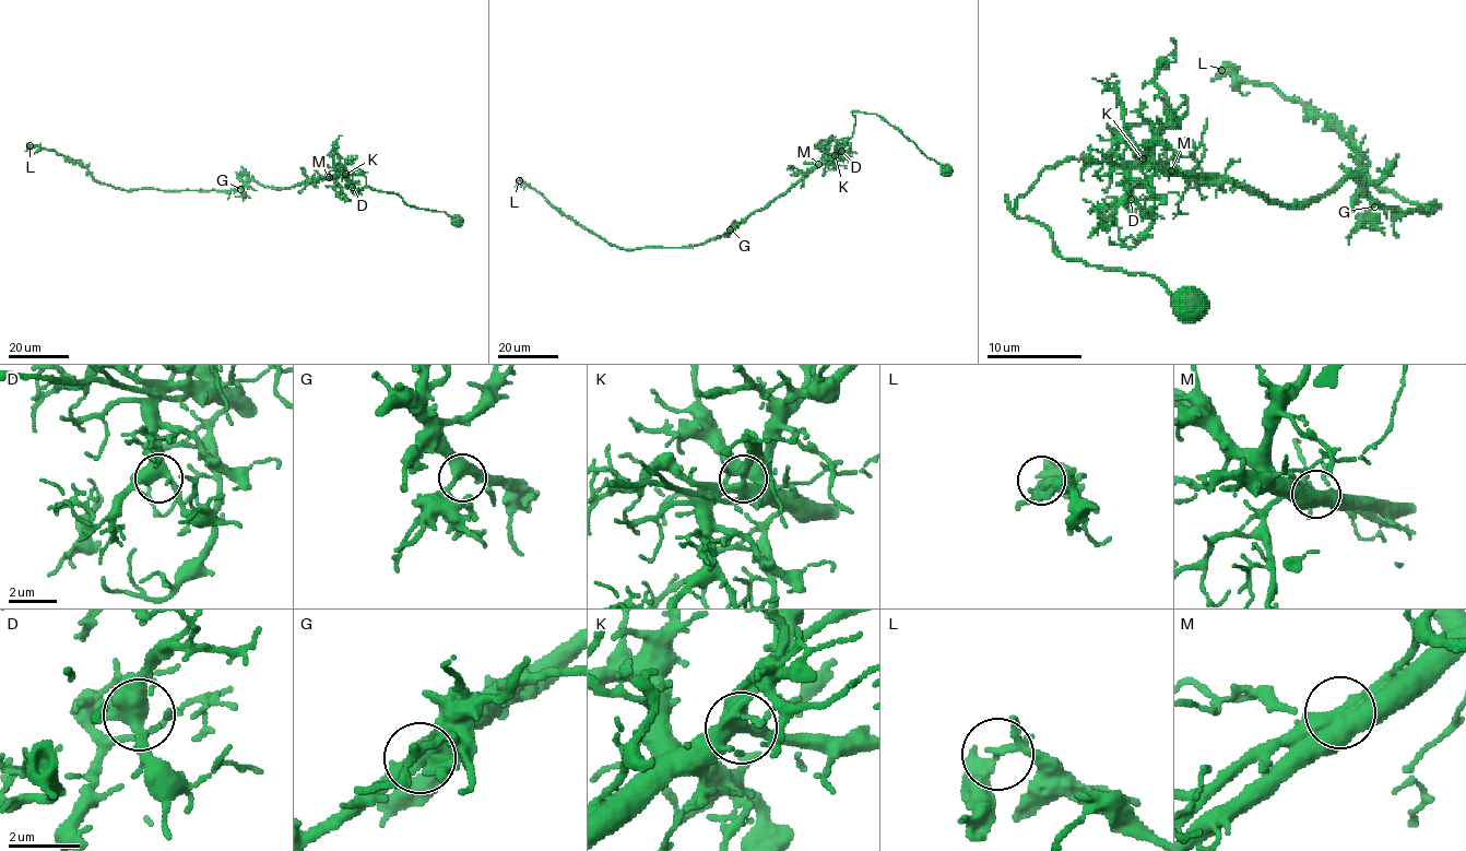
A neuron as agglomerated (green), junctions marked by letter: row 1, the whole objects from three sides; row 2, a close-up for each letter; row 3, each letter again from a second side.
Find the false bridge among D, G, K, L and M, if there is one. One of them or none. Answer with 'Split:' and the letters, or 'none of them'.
Split: none of them

